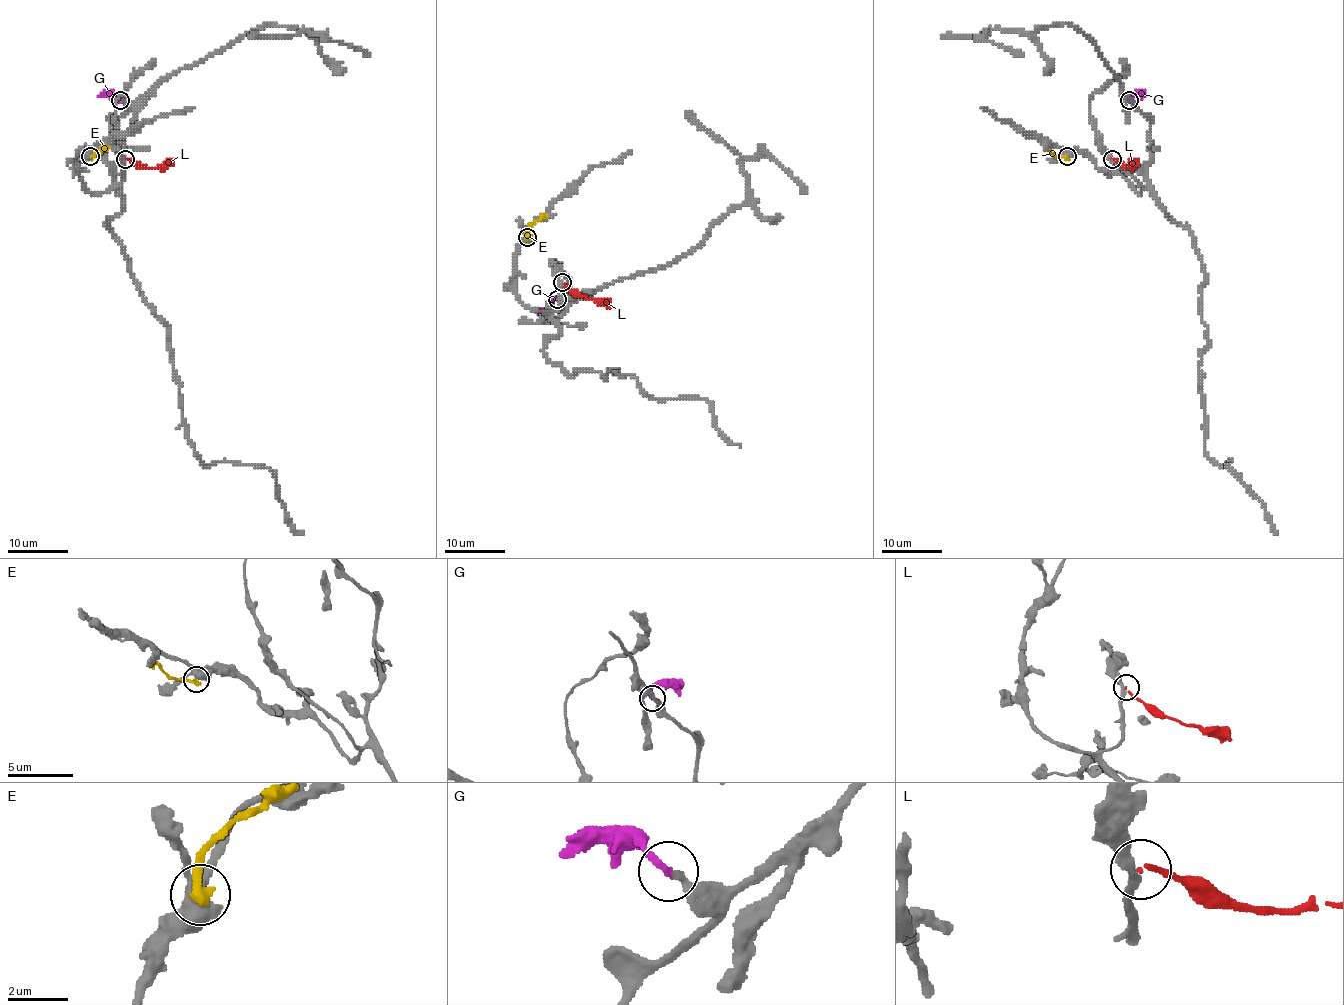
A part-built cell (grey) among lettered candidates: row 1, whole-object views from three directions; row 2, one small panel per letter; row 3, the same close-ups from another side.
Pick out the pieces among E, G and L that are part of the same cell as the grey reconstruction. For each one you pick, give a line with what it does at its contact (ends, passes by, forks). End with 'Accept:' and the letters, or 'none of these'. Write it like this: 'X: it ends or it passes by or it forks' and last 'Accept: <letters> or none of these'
G: it ends
Accept: G

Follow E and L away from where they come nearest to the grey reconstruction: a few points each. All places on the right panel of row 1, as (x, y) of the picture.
E: (1066, 155), (1056, 155), (1045, 146)
L: (1112, 160), (1125, 167), (1136, 161)

